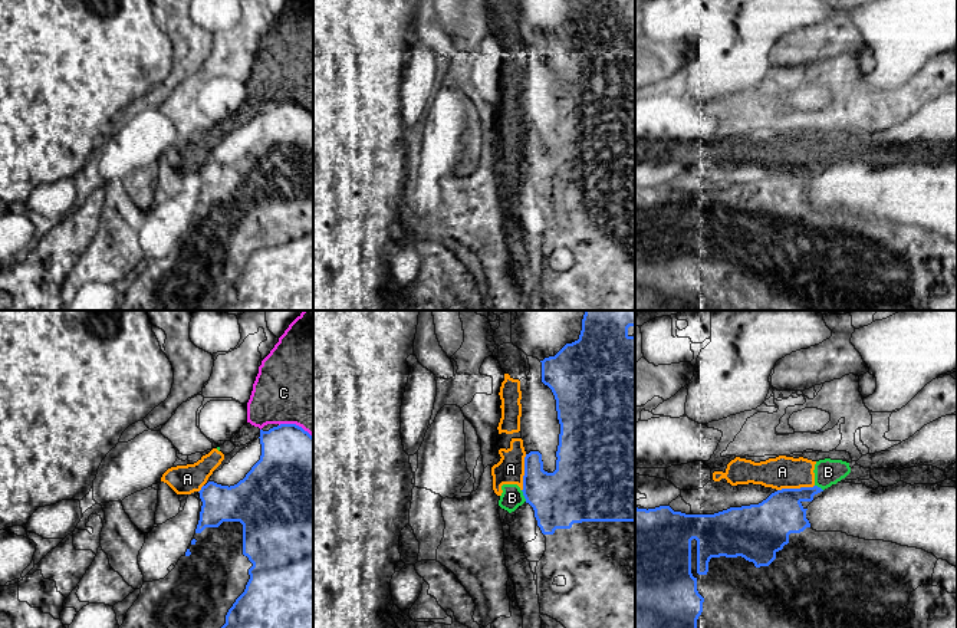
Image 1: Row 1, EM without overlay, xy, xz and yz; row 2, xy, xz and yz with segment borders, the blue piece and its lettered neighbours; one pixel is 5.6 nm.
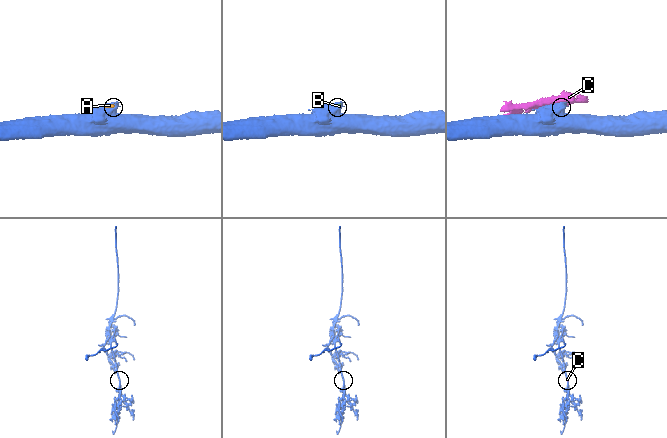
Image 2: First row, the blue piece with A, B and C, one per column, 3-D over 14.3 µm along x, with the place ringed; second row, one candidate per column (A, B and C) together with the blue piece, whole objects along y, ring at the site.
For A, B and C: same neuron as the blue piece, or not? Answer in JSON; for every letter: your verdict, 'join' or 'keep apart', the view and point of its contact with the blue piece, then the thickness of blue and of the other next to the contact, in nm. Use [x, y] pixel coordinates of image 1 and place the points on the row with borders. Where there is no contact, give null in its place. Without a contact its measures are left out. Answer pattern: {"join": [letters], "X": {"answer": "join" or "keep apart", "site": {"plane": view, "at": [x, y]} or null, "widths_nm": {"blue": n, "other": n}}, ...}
{"join": [], "A": {"answer": "keep apart", "site": {"plane": "yz", "at": [795, 489]}, "widths_nm": {"blue": 260, "other": 180}}, "B": {"answer": "keep apart", "site": {"plane": "xz", "at": [523, 495]}, "widths_nm": {"blue": 320, "other": 120}}, "C": {"answer": "keep apart", "site": {"plane": "xy", "at": [295, 424]}, "widths_nm": {"blue": 420, "other": 500}}}

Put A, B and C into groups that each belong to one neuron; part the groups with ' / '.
A B C

